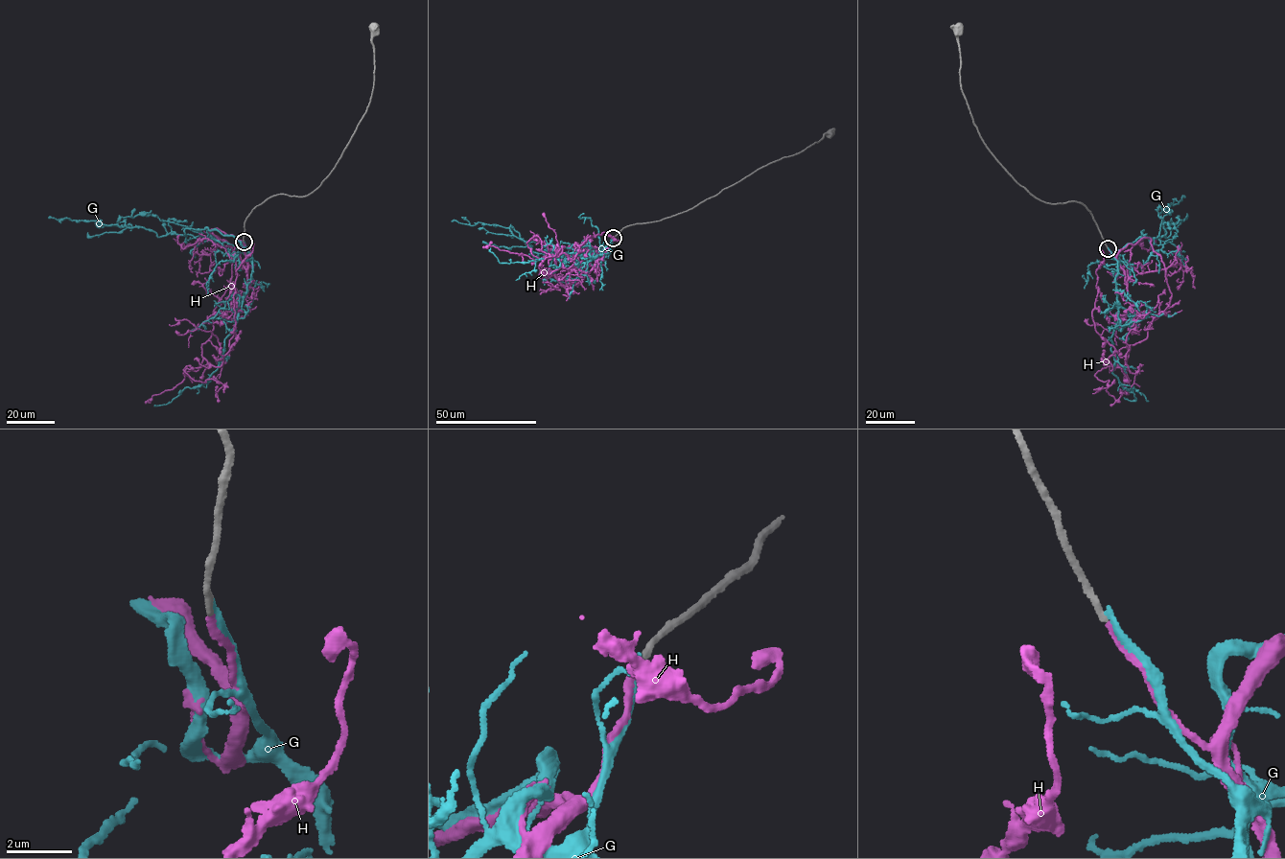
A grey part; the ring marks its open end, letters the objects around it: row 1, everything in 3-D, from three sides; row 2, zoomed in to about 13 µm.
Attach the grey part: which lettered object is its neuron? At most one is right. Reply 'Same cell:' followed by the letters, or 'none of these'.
Same cell: H

